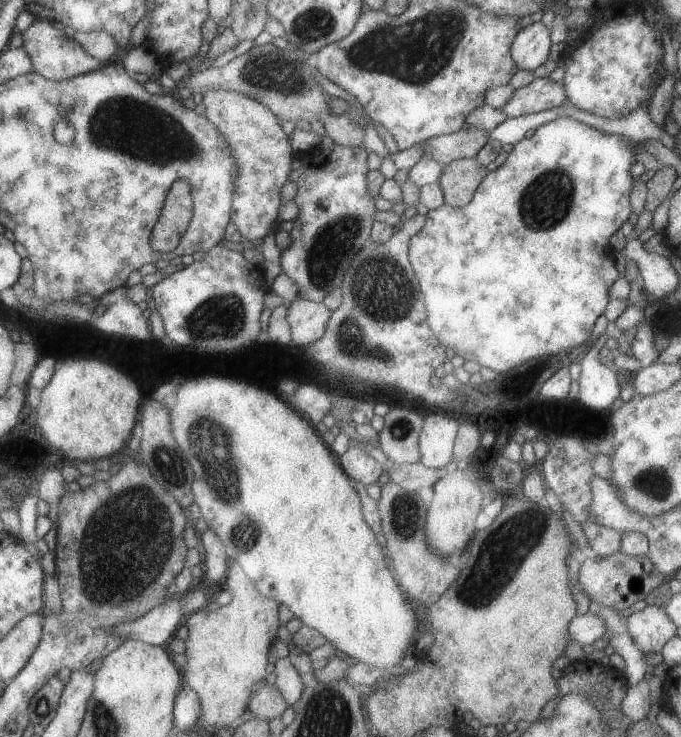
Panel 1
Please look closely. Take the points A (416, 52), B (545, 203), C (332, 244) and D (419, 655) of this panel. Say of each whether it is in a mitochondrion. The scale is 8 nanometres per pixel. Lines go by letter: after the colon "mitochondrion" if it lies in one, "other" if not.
A: mitochondrion
B: mitochondrion
C: mitochondrion
D: other

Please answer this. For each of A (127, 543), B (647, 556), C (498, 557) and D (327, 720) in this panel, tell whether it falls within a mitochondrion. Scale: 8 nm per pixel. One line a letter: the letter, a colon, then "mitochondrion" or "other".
A: mitochondrion
B: other
C: mitochondrion
D: mitochondrion

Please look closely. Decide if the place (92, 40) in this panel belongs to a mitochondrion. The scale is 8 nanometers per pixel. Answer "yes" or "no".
no

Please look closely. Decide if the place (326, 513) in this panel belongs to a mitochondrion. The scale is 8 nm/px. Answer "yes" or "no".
no

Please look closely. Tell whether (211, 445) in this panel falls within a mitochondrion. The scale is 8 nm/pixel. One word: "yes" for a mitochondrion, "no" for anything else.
yes

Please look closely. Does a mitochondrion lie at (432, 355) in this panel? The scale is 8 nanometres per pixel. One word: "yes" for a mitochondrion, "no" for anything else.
no

